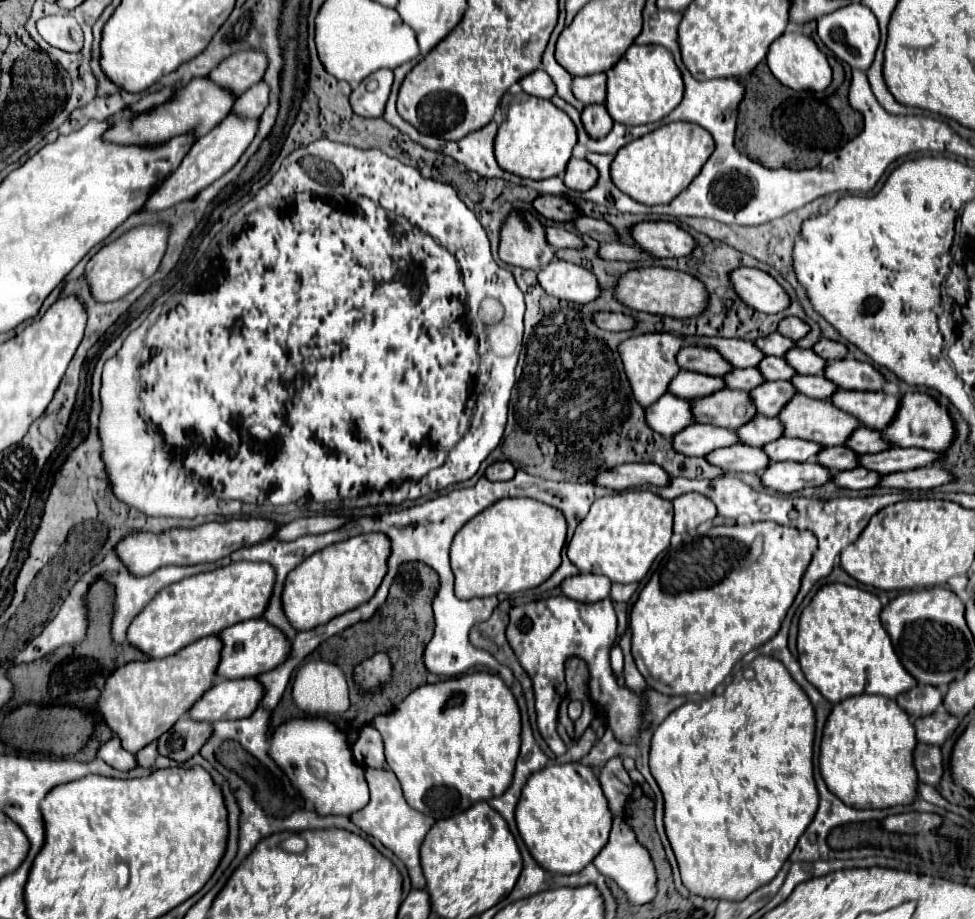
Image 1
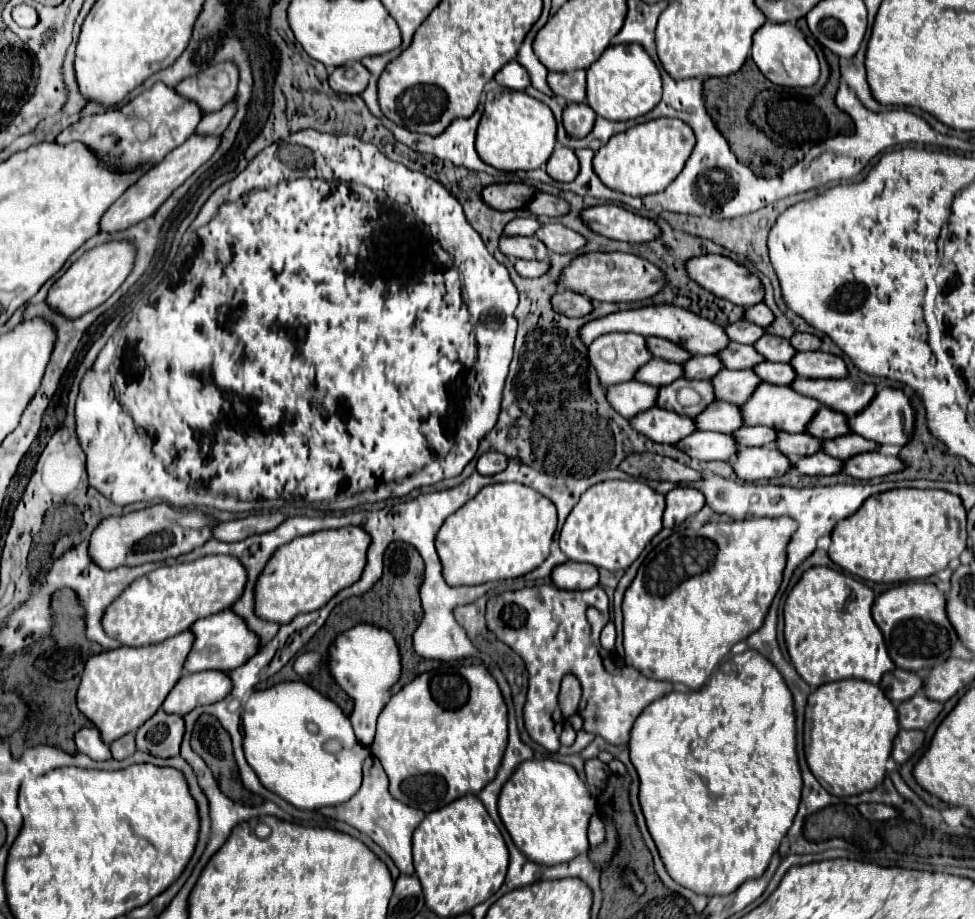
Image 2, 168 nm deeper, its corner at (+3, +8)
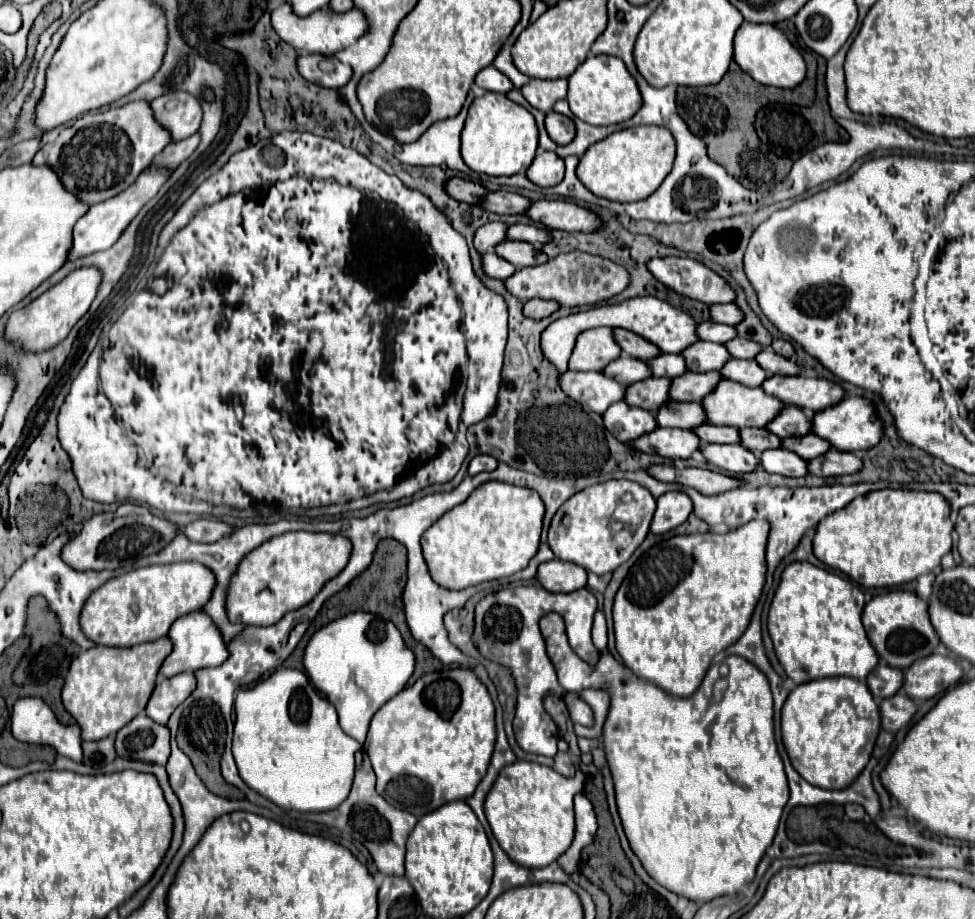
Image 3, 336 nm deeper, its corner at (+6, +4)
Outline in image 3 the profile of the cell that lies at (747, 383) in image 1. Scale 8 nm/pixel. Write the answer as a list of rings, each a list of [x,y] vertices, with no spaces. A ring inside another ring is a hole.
[[[660,355],[658,359],[650,361],[654,377],[680,377],[684,373],[688,373],[686,367],[686,359],[682,355]]]

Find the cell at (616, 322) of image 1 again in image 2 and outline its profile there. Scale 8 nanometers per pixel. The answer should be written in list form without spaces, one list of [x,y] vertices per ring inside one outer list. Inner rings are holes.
[[[557,291],[551,297],[551,305],[557,313],[563,313],[567,317],[581,317],[593,309],[591,301],[587,297],[577,295],[573,291]]]

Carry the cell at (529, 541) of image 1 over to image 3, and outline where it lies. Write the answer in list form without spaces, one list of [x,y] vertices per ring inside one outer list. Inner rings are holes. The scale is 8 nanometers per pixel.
[[[488,481],[472,491],[472,495],[460,503],[456,509],[450,509],[436,525],[432,525],[422,537],[424,559],[430,565],[432,579],[446,589],[466,589],[470,585],[478,585],[484,581],[494,581],[500,577],[508,577],[512,573],[522,571],[530,559],[538,553],[540,535],[544,521],[544,503],[540,495],[532,489],[516,487],[510,483]]]

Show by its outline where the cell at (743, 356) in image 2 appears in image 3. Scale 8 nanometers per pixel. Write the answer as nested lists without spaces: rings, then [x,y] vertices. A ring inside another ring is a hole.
[[[698,341],[696,345],[692,345],[692,349],[682,353],[688,359],[688,369],[690,371],[718,371],[722,369],[730,359],[730,351],[724,345],[716,345],[716,343],[708,343],[708,341]]]

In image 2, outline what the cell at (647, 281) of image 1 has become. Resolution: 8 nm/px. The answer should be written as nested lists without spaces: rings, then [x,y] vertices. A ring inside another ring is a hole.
[[[591,251],[577,255],[563,271],[559,277],[559,287],[587,295],[589,299],[597,301],[643,301],[653,297],[657,291],[661,291],[665,285],[665,275],[661,269],[657,269],[653,263],[631,255],[631,253],[601,253],[601,251]]]

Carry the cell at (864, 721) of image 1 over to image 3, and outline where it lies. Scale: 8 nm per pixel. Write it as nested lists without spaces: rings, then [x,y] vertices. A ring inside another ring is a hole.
[[[852,677],[802,683],[790,691],[782,707],[782,739],[792,767],[820,789],[840,791],[858,779],[872,757],[880,727],[878,703],[866,683]]]

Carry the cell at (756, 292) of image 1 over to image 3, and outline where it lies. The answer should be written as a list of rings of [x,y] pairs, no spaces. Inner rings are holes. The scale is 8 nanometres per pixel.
[[[662,257],[652,259],[648,267],[660,283],[684,297],[702,301],[706,305],[736,301],[736,291],[732,285],[702,261],[690,257]]]

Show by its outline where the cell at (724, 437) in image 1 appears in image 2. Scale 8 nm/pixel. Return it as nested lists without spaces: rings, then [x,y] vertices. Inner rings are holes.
[[[647,409],[639,413],[639,417],[631,417],[629,425],[637,433],[643,433],[655,443],[677,443],[679,439],[691,435],[695,431],[693,419],[679,417],[677,413],[671,413],[667,409]]]

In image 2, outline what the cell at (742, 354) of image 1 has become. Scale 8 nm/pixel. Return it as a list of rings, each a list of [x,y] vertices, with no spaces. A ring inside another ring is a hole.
[[[647,305],[639,309],[627,309],[627,311],[617,311],[611,315],[605,315],[601,319],[593,319],[579,329],[579,337],[583,339],[583,345],[589,345],[593,339],[605,333],[615,333],[615,331],[627,331],[627,333],[639,333],[643,337],[663,337],[667,341],[673,341],[687,349],[691,355],[717,355],[721,349],[729,345],[729,337],[725,335],[725,329],[719,327],[717,323],[699,317],[691,311],[683,311],[677,305]]]

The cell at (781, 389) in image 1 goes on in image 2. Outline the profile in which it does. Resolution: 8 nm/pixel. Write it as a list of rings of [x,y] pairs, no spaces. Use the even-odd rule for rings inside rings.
[[[725,369],[723,373],[717,373],[711,377],[711,383],[715,385],[715,399],[717,401],[727,401],[733,405],[741,405],[749,399],[751,391],[761,383],[761,379],[751,373],[751,369],[743,371],[729,371]]]

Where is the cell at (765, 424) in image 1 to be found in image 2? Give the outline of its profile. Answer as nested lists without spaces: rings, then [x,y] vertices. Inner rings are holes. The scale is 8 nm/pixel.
[[[715,401],[715,405],[707,405],[699,417],[693,419],[695,429],[699,431],[719,431],[719,433],[733,433],[743,425],[741,413],[737,405],[725,403],[725,401]]]

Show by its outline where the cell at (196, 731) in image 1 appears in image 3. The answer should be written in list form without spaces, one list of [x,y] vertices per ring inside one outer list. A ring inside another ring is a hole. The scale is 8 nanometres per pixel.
[[[146,713],[134,717],[116,733],[116,751],[120,757],[166,765],[170,757],[170,731],[166,725],[152,721]]]

